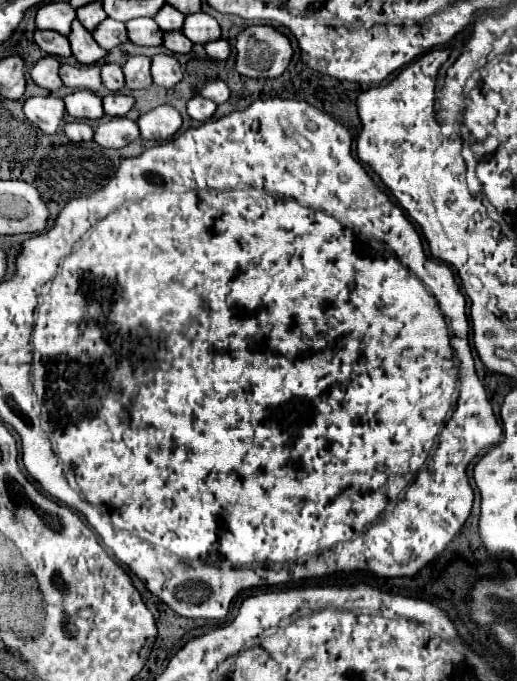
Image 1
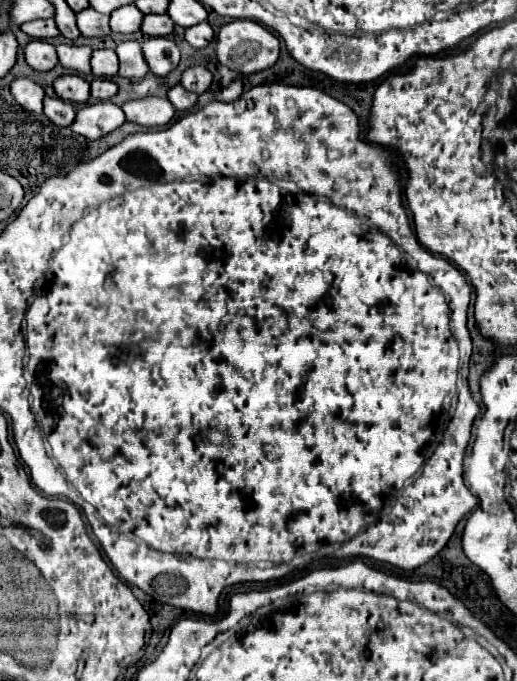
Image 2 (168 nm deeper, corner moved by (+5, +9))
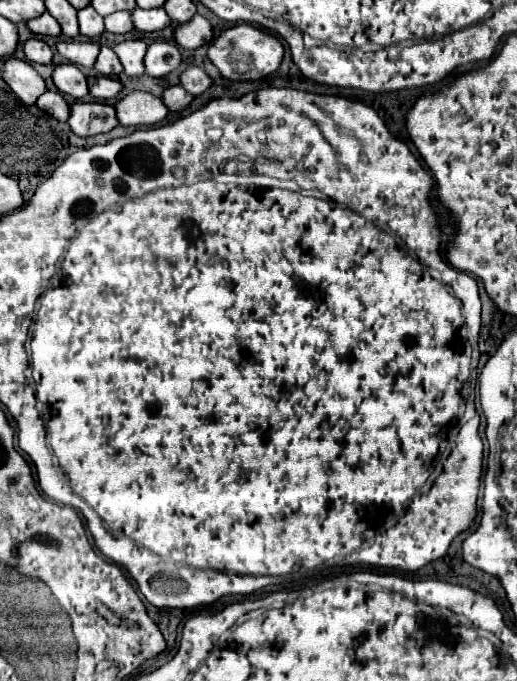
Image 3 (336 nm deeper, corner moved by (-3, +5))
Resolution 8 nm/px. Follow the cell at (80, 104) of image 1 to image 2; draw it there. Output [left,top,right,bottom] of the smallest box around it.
[53,74,91,104]

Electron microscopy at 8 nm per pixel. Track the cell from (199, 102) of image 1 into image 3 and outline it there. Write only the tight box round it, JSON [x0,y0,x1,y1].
[161,84,193,112]

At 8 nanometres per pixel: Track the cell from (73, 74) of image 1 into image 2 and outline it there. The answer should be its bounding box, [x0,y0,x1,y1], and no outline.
[57,44,91,76]

